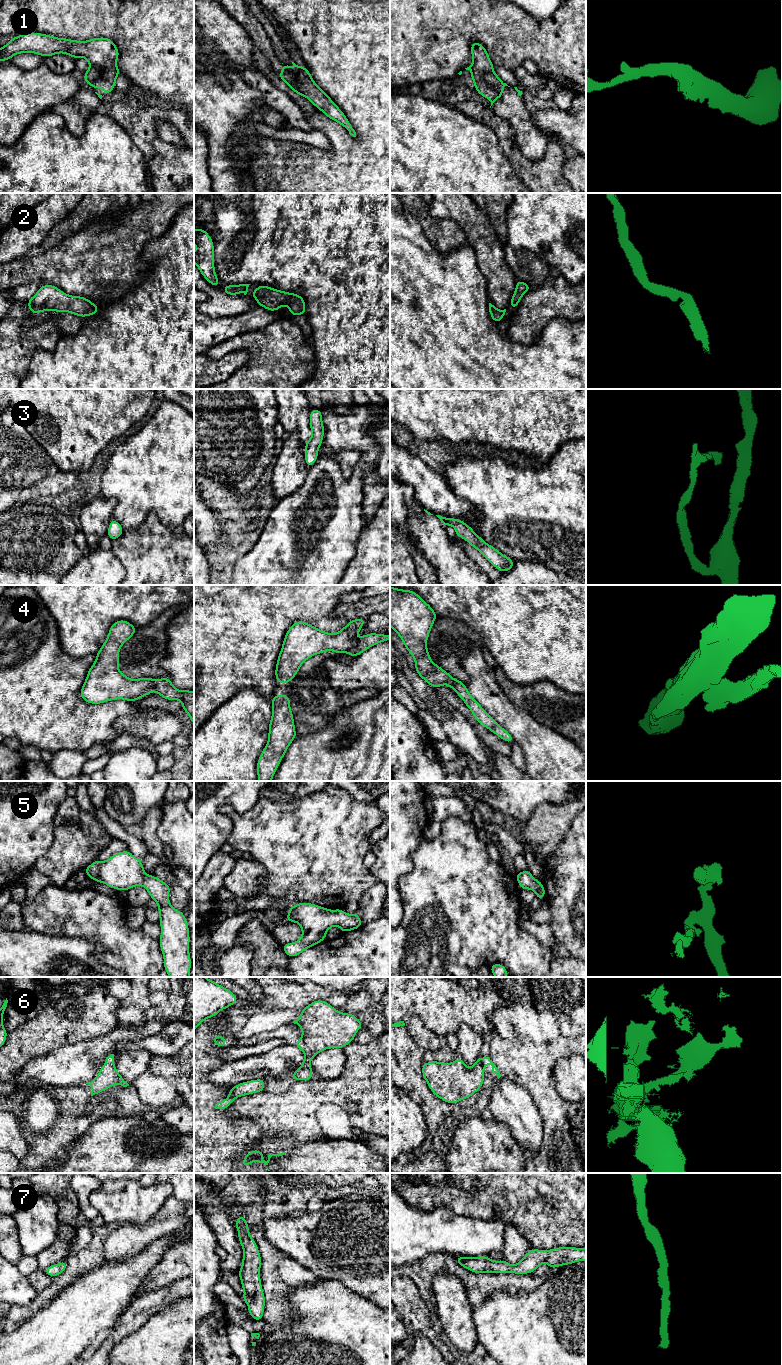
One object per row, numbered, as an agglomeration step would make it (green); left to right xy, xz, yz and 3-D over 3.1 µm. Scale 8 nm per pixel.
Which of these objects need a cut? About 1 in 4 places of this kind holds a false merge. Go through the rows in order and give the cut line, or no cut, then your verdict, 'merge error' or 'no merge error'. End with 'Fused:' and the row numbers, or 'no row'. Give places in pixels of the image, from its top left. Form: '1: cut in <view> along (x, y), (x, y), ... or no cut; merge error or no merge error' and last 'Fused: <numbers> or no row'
1: no cut; no merge error
2: no cut; no merge error
3: no cut; no merge error
4: cut in xz along (356, 641), (346, 651); merge error
5: no cut; no merge error
6: cut in xy along (105, 1062), (113, 1063); merge error
7: no cut; no merge error
Fused: 4, 6

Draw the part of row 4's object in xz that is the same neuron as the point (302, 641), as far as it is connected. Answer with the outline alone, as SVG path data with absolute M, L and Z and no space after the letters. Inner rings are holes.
M364 618L348 621L339 632L331 634L305 621L295 621L283 640L276 663L276 681L288 684L302 664L316 654L335 651L339 655L347 652L355 646L357 634L365 622Z

